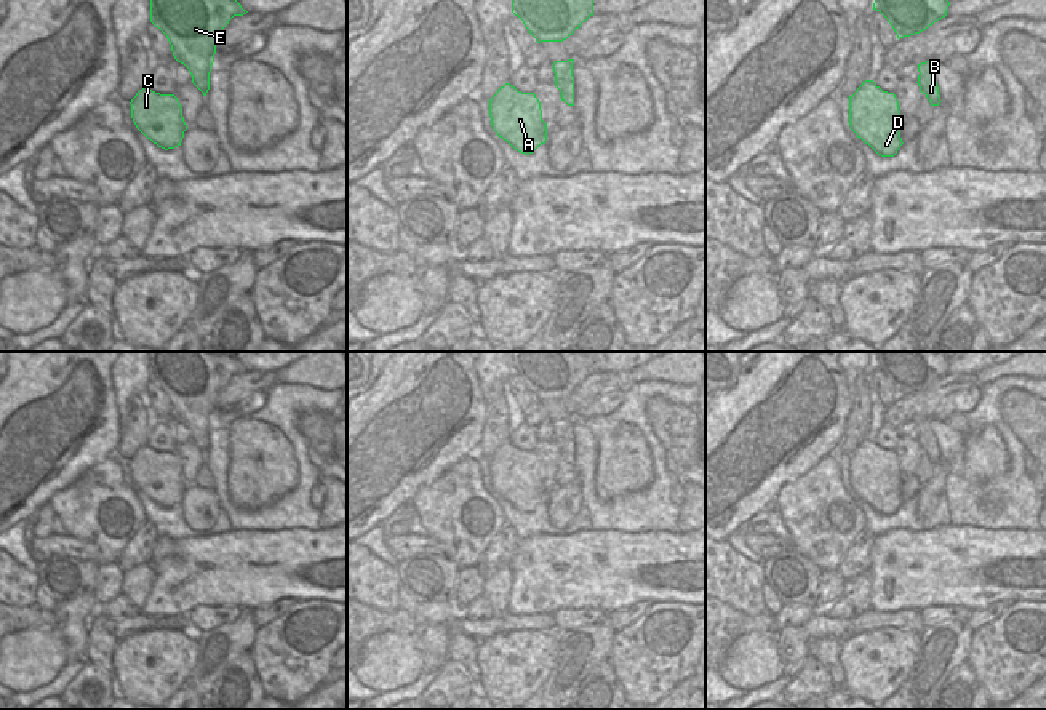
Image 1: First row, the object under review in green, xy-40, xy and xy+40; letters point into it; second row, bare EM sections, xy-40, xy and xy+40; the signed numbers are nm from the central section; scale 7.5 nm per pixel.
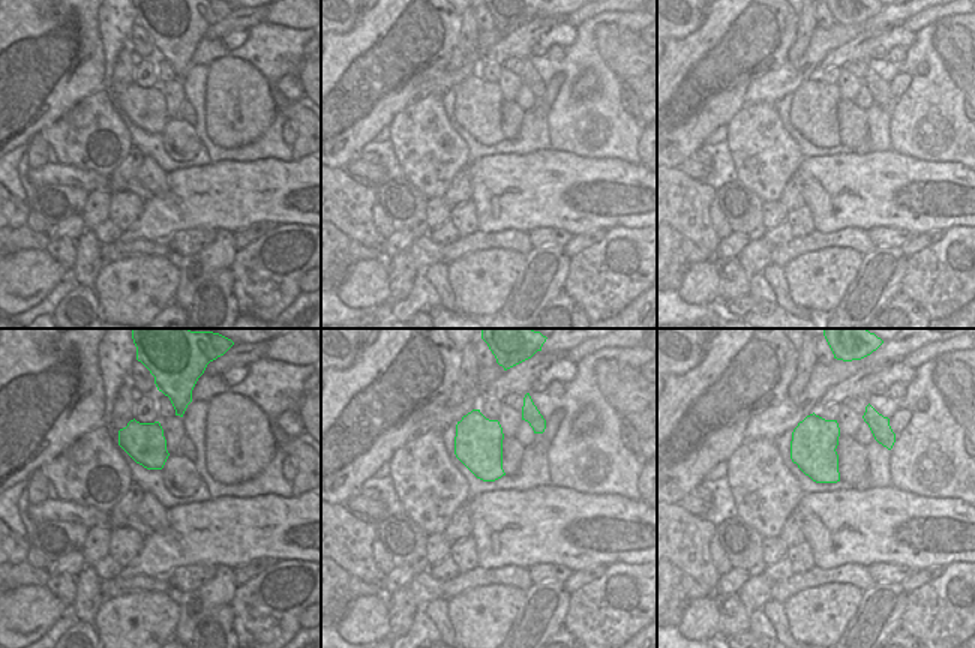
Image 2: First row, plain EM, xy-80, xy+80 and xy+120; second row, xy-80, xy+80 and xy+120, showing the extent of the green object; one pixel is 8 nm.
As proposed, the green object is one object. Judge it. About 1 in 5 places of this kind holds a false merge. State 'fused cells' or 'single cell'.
single cell

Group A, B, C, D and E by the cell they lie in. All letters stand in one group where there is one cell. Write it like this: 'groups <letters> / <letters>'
groups A B C D E

